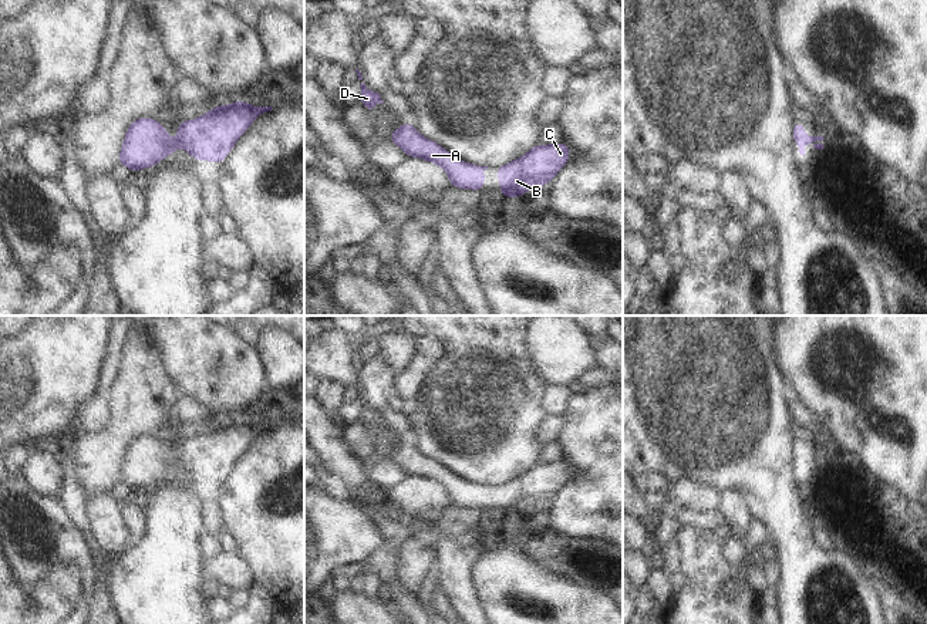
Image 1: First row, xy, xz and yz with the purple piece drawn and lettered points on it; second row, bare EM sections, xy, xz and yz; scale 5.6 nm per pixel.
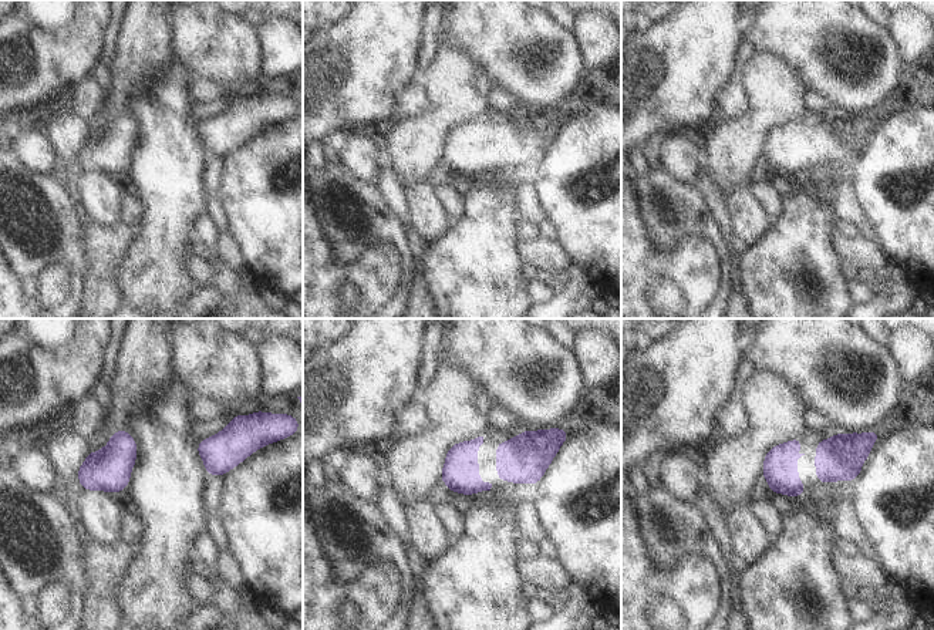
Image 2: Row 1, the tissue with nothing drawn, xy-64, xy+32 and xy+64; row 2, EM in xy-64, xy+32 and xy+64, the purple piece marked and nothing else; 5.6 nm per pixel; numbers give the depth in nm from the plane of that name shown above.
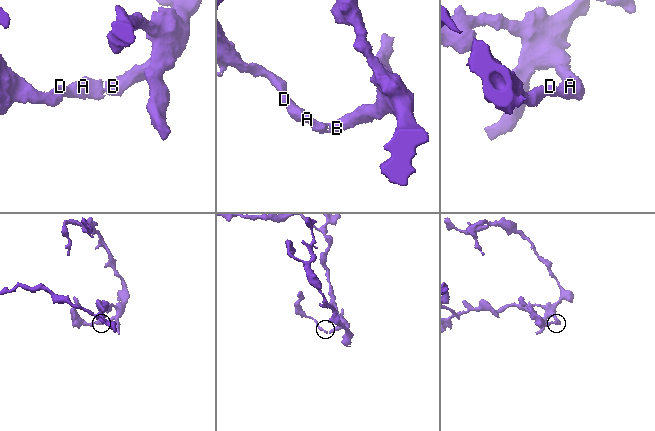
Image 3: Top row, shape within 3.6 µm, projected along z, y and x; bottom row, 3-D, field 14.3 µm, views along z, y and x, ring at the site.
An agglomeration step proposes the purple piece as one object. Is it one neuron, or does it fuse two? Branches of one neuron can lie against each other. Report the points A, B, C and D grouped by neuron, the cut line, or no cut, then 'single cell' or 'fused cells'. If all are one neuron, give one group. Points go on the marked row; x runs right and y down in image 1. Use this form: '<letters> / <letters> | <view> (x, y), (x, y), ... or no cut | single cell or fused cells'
A B C D | no cut | single cell

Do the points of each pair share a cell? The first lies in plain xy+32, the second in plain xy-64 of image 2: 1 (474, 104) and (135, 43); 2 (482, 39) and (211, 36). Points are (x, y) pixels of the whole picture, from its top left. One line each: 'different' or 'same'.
1: same
2: same

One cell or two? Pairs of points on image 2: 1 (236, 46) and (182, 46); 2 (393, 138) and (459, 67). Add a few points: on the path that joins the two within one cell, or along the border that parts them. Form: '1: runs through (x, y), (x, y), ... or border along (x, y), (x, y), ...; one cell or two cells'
1: runs through (223, 46), (195, 43); one cell
2: runs through (415, 134), (455, 94), (455, 90); one cell

